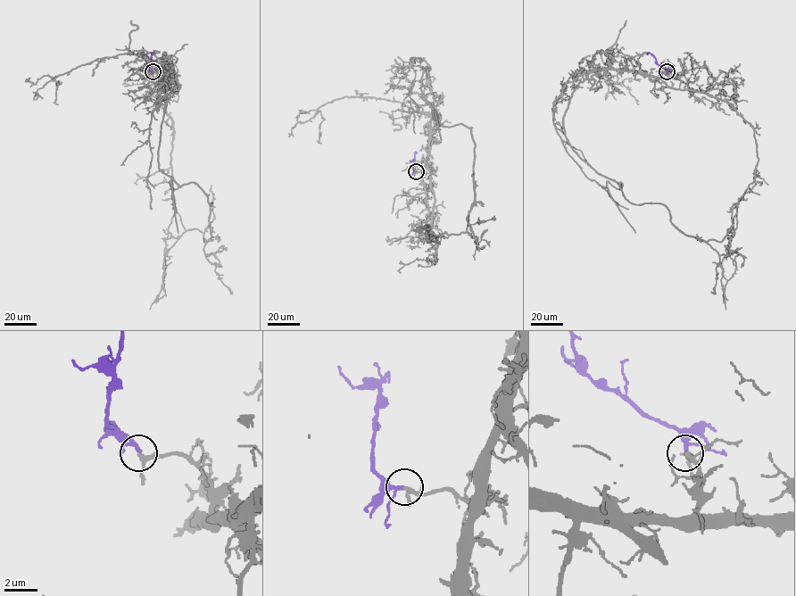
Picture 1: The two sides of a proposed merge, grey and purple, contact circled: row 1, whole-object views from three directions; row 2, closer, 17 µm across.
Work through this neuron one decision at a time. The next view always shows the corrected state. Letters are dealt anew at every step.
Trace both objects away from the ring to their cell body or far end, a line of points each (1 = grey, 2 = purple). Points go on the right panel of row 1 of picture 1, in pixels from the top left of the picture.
1: (667, 71), (668, 86), (728, 102), (754, 131), (755, 179), (733, 228), (707, 242), (719, 259), (710, 292)
2: (667, 71), (658, 65), (652, 55), (647, 54)

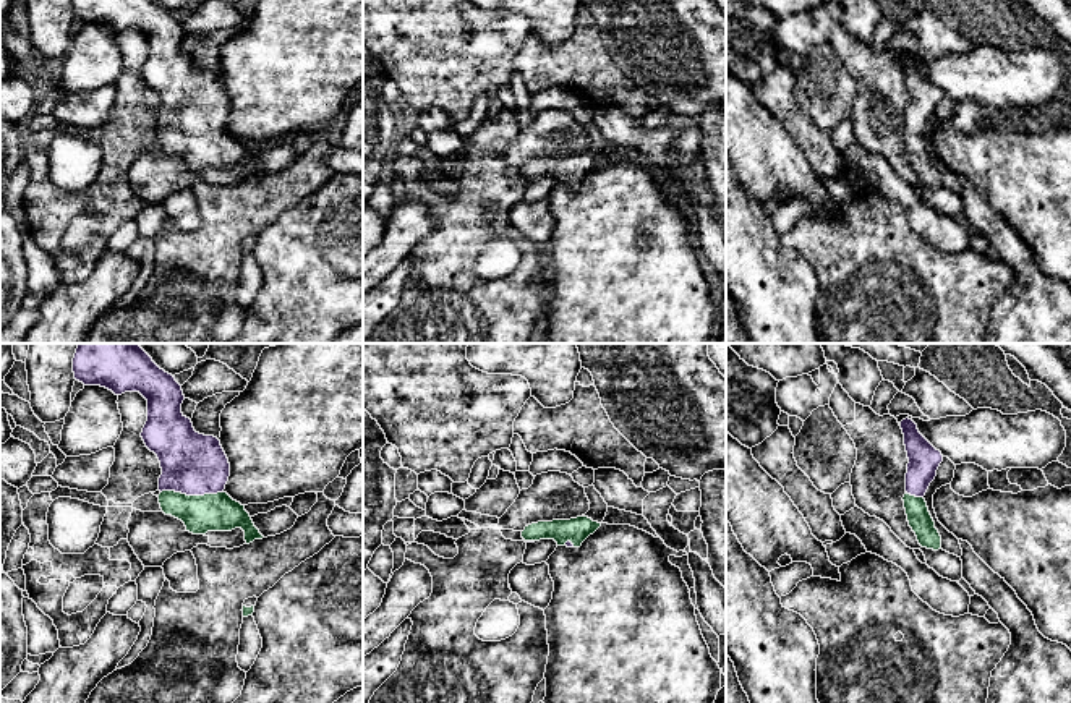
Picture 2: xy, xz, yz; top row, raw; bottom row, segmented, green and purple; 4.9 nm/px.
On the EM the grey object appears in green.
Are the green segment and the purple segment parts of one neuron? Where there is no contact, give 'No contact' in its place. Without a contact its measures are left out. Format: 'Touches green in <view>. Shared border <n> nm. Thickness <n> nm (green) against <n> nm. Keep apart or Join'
Touches green in xy. Shared border 320 nm. Thickness 190 nm (green) against 300 nm. Join

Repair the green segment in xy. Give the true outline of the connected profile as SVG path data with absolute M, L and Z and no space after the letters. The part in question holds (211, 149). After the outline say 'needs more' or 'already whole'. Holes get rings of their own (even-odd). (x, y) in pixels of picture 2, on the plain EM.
M73 0L73 10L84 23L100 23L115 32L139 29L147 37L147 58L141 75L160 99L159 141L165 152L181 157L193 172L241 165L246 181L264 175L245 143L224 128L230 113L228 96L217 75L196 70L191 57L181 50L185 32L172 11L156 0Z | needs more

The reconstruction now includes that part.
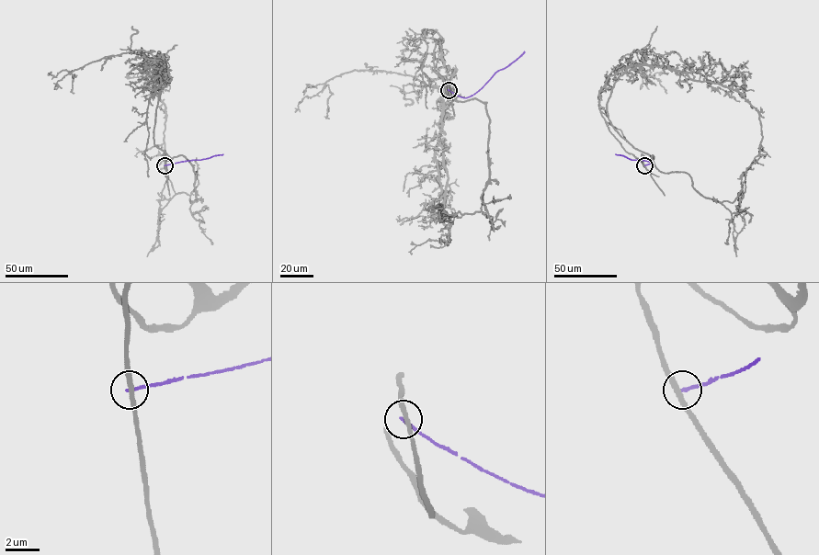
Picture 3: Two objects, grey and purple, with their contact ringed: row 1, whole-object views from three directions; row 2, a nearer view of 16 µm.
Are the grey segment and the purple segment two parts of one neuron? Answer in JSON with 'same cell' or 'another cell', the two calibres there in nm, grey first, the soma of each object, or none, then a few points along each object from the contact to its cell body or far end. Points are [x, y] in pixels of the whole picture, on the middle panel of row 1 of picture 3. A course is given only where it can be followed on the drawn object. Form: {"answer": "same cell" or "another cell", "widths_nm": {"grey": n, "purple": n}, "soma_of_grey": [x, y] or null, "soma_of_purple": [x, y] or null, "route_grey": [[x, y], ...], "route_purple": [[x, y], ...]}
{"answer": "another cell", "widths_nm": {"grey": 280, "purple": 170}, "soma_of_grey": null, "soma_of_purple": null, "route_grey": [[448, 89], [435, 70], [437, 40], [442, 88], [384, 71], [345, 73], [325, 83], [329, 118]], "route_purple": [[448, 90], [463, 97], [471, 96], [524, 51]]}

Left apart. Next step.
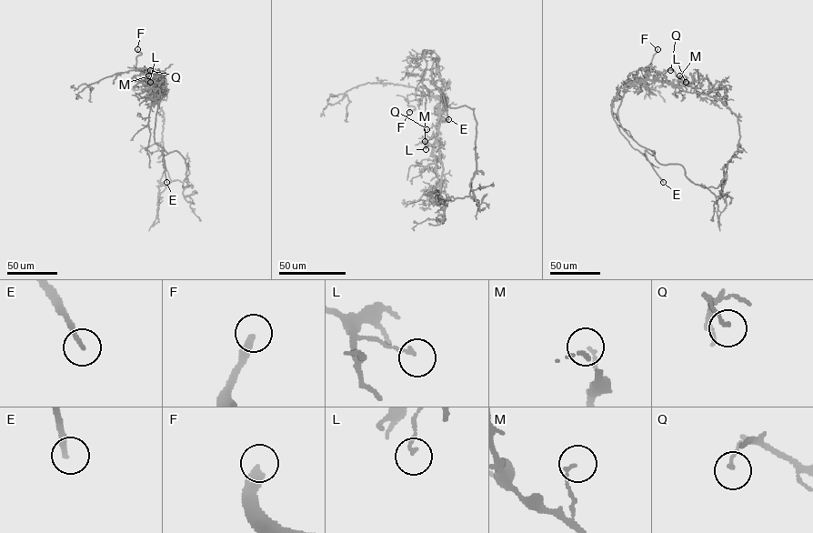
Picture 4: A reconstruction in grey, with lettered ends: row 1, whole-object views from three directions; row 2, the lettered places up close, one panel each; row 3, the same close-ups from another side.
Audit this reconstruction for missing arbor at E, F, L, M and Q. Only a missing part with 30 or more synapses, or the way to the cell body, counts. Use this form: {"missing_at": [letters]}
{"missing_at": ["E", "F"]}

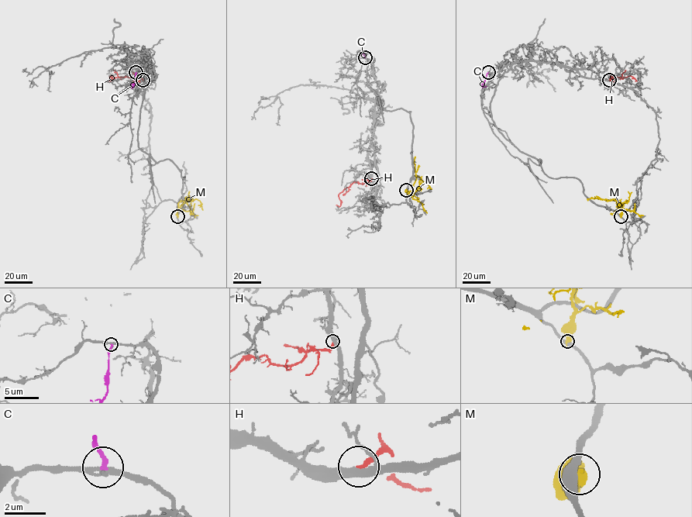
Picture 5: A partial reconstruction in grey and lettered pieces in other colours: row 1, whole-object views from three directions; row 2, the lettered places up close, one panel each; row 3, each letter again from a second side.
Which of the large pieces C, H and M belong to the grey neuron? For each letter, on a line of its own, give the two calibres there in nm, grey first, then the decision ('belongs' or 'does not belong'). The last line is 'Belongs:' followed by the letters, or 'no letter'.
C: 240/190 nm | does not belong
H: 400/240 nm | belongs
M: 480/550 nm | does not belong
Belongs: H

